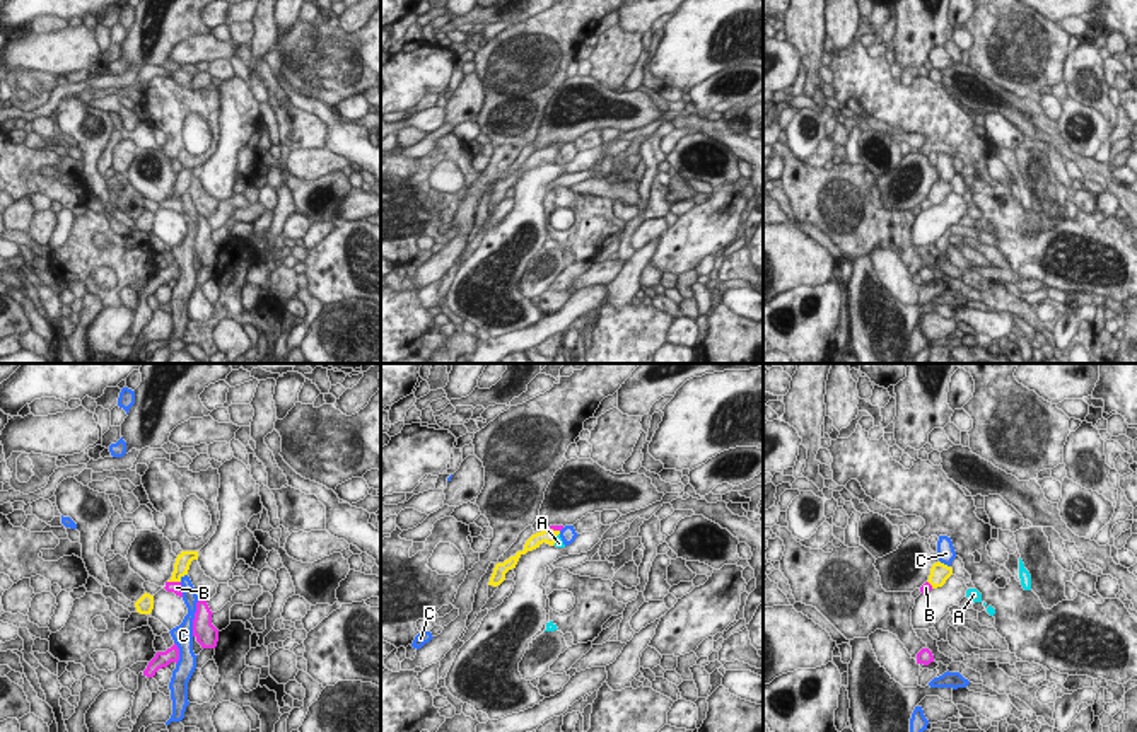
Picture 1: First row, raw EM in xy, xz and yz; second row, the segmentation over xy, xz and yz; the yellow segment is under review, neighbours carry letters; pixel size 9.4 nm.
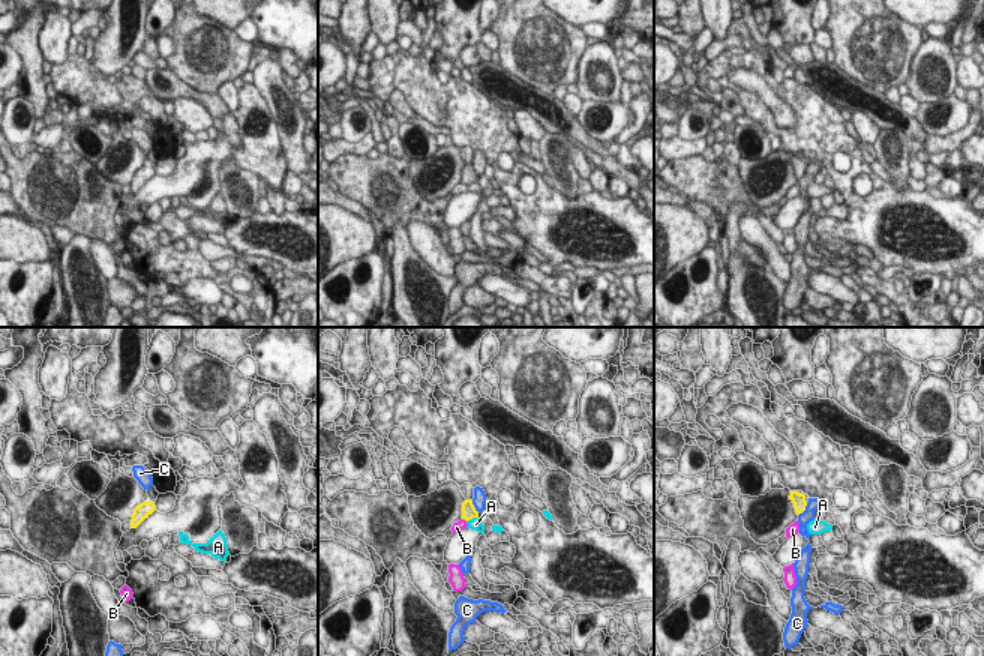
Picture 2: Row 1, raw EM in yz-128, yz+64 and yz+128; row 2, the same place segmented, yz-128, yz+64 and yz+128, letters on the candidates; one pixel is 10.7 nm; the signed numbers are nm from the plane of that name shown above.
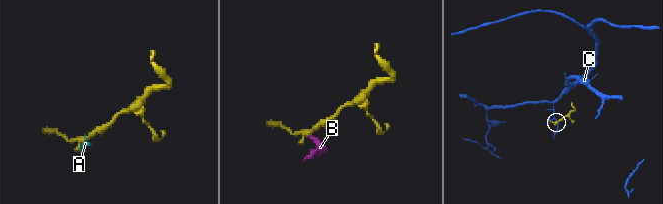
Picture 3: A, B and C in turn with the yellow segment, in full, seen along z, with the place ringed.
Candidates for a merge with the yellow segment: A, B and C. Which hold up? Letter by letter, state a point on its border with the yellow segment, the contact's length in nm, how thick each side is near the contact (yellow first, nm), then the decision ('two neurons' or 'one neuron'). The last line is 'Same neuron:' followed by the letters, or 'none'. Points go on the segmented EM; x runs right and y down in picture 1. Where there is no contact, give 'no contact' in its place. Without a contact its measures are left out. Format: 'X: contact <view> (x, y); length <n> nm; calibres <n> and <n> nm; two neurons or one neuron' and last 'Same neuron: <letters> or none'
A: contact xz (555, 538); length 120 nm; calibres 140 and 90 nm; two neurons
B: contact xy (174, 580); length 130 nm; calibres 140 and 120 nm; two neurons
C: contact yz (943, 563); length 130 nm; calibres 190 and 170 nm; two neurons
Same neuron: none

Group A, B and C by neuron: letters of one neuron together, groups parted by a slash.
A B / C

